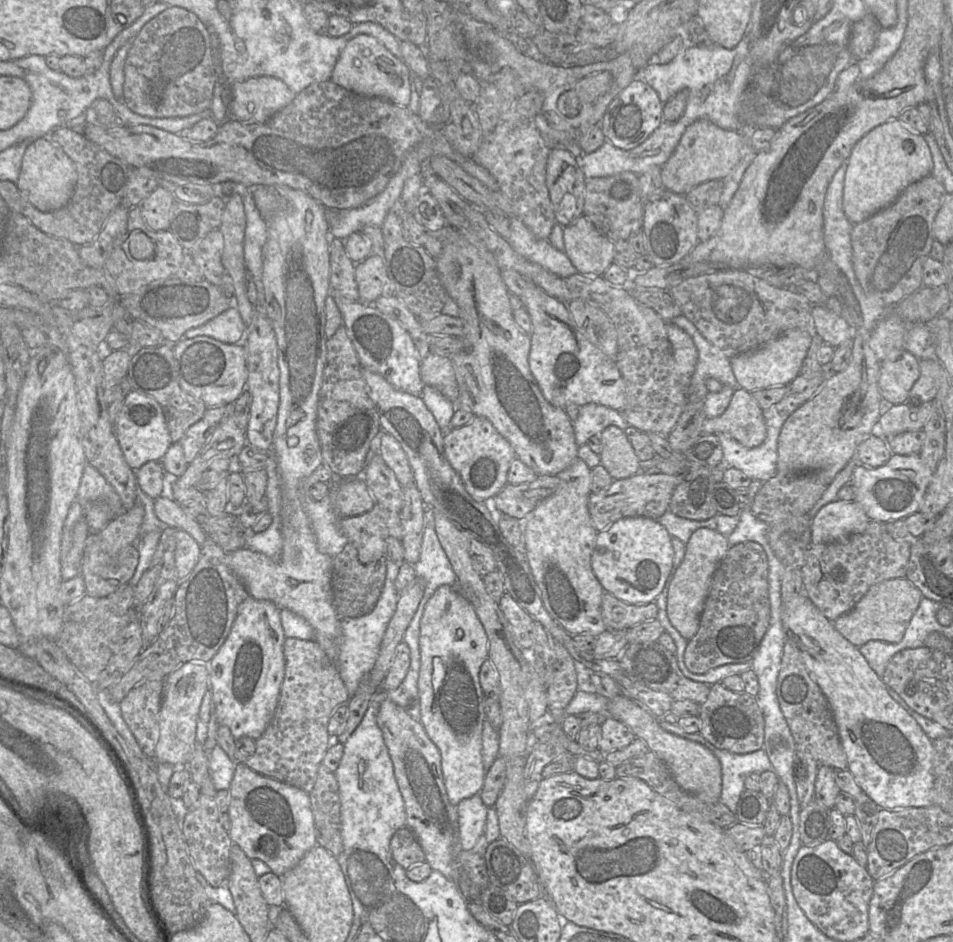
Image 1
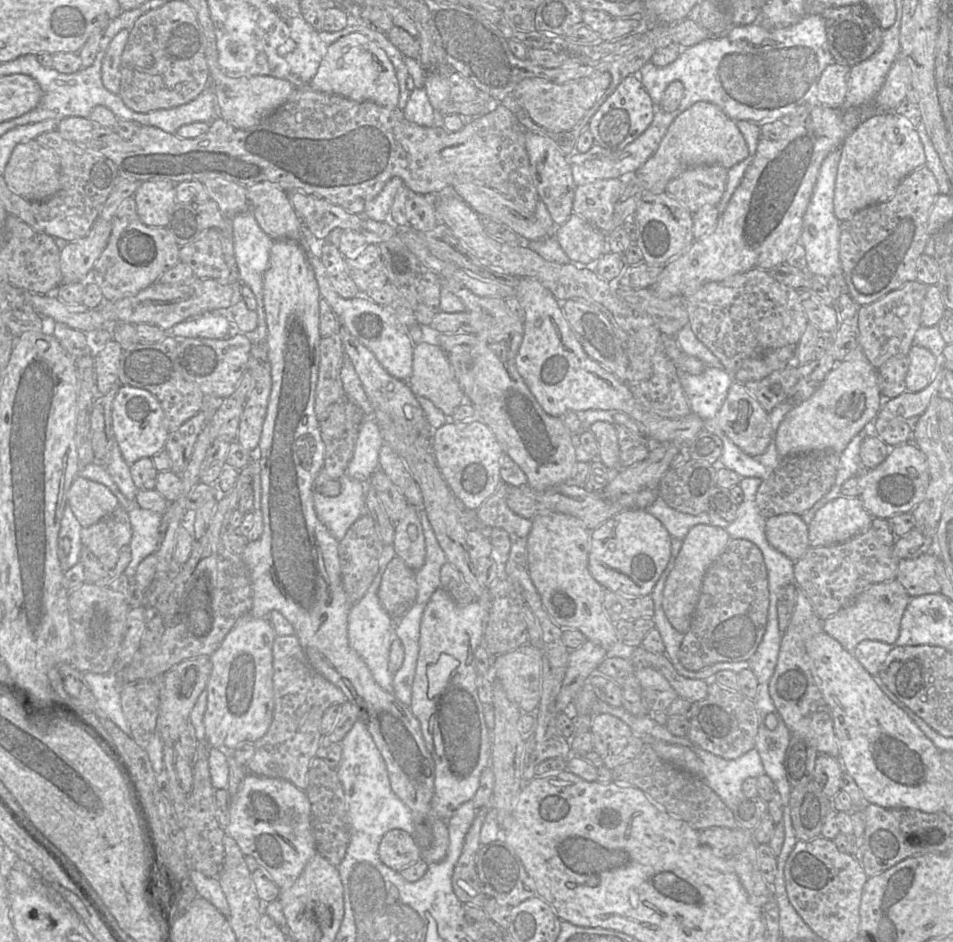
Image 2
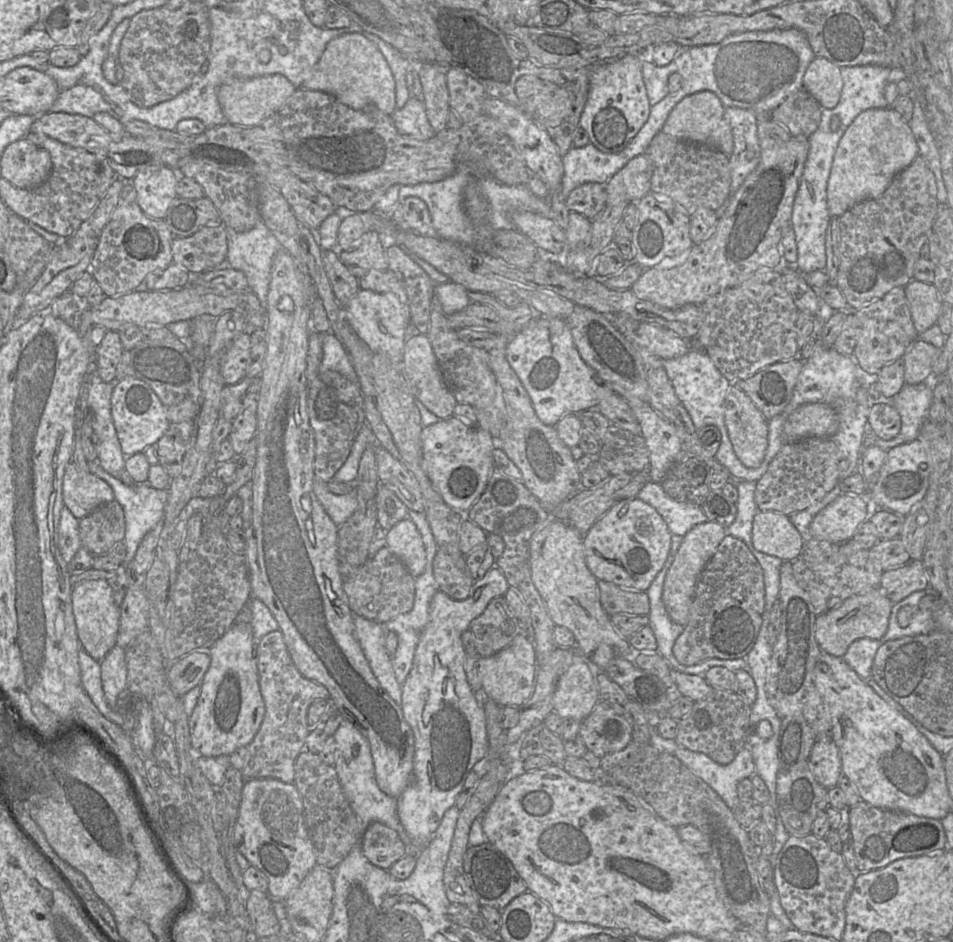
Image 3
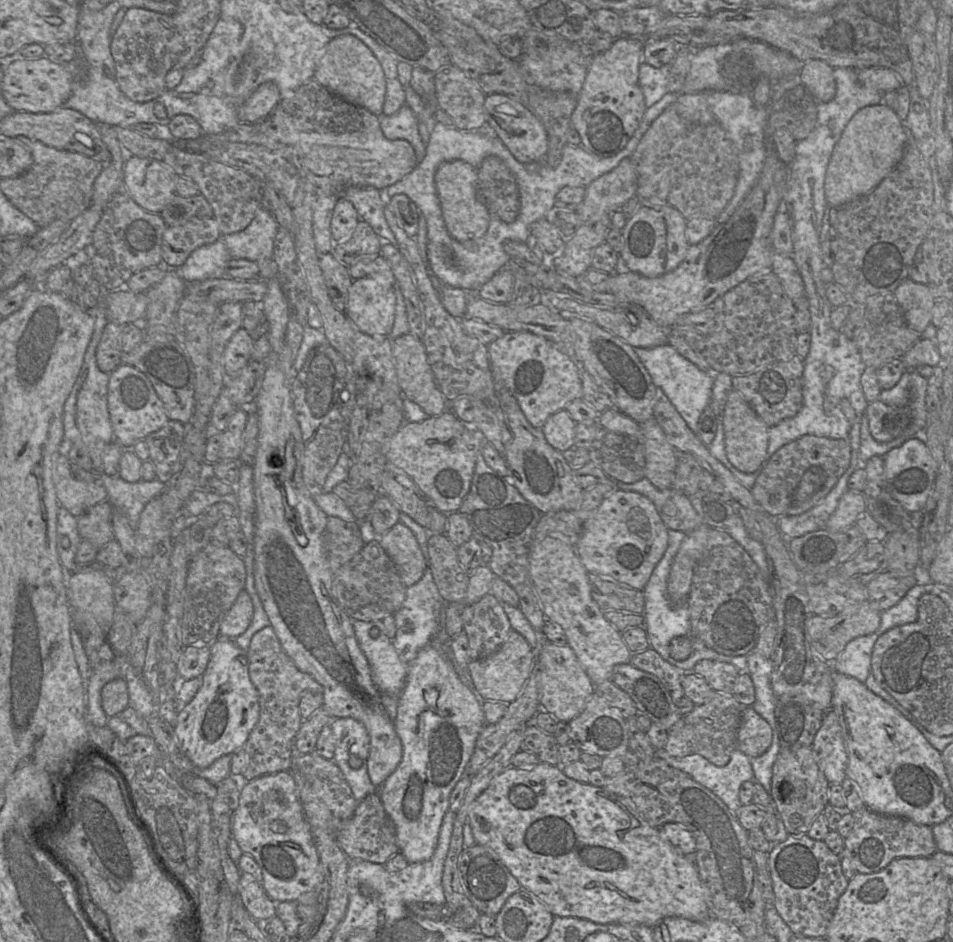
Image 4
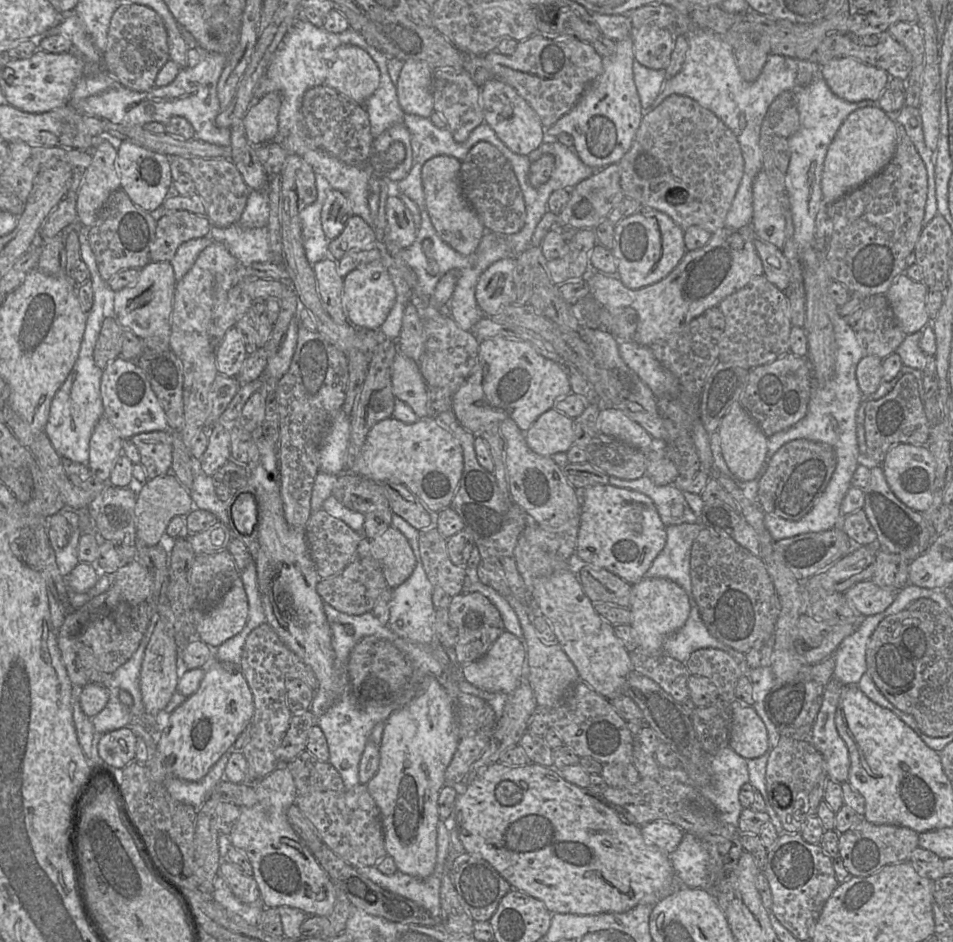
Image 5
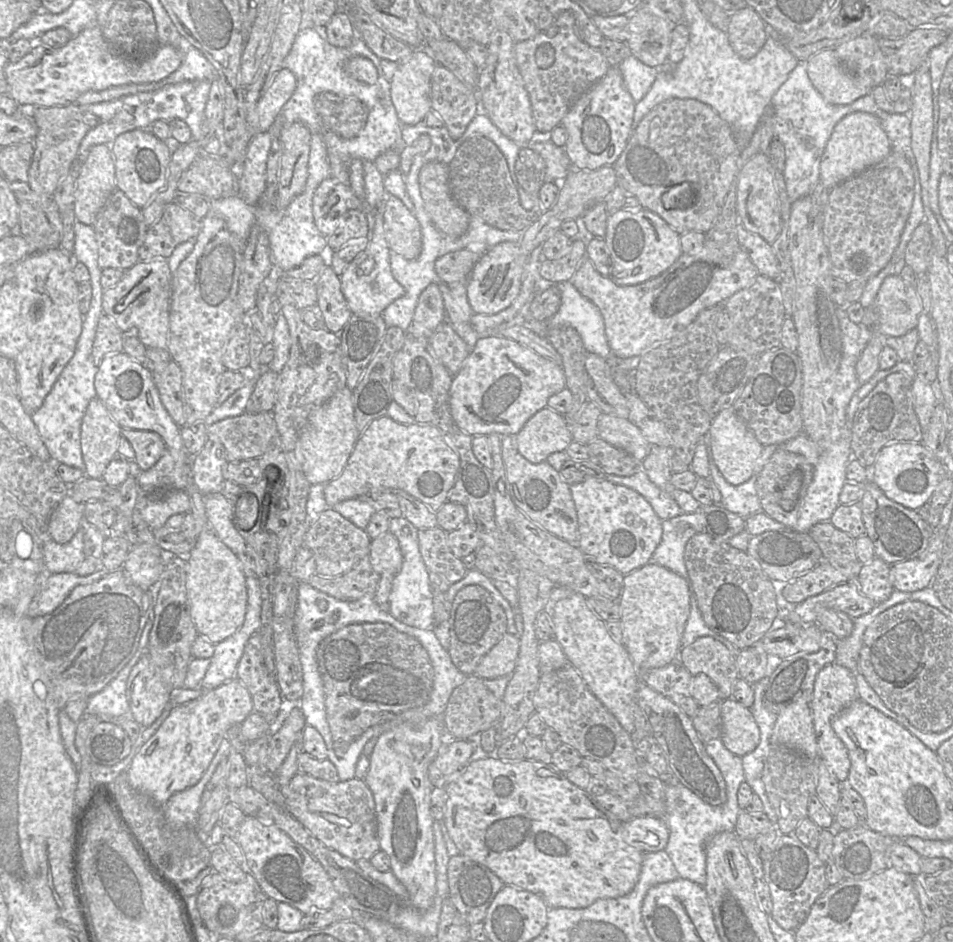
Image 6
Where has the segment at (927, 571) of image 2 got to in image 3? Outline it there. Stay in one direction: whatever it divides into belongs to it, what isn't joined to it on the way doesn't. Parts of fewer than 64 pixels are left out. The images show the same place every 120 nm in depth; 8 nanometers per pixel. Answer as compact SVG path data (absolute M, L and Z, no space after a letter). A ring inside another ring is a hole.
M911 560L907 564L884 571L879 584L879 588L893 604L928 586L930 584L921 560Z

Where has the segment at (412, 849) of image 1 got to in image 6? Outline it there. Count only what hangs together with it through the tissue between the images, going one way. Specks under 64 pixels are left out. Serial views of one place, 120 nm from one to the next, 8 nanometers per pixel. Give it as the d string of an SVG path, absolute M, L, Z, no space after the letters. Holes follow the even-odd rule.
M298 772L287 785L281 787L281 792L285 798L285 809L328 848L337 851L354 862L360 859L370 860L380 850L375 802L364 780L353 778L331 783Z

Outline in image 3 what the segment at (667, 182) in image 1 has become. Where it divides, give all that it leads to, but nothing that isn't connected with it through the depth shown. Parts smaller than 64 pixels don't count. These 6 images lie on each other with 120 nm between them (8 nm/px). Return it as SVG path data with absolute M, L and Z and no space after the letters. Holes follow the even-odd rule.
M701 91L683 98L670 112L662 131L674 138L716 148L728 157L734 149L734 139L729 122L724 117L725 107L711 91ZM647 154L631 159L605 183L607 205L616 205L622 201L637 203L651 193L652 174L653 164Z

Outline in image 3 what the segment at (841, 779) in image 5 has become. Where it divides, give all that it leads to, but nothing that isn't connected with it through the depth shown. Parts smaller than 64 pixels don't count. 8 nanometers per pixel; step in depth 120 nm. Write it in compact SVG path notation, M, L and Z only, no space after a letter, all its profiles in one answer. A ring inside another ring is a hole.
M821 736L814 744L809 768L815 779L827 790L838 786L843 775L840 752L831 736Z

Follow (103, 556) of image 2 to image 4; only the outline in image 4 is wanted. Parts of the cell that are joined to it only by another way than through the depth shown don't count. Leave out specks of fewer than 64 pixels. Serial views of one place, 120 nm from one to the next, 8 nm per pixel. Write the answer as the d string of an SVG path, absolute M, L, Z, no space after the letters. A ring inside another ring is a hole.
M109 501L87 509L78 518L78 532L82 540L88 540L98 549L115 540L112 527L113 506Z

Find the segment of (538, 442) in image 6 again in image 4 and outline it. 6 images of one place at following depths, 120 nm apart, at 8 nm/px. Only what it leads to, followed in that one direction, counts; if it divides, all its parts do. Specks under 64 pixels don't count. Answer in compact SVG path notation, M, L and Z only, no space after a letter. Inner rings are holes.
M565 409L550 415L541 428L547 442L559 451L575 445L576 421Z

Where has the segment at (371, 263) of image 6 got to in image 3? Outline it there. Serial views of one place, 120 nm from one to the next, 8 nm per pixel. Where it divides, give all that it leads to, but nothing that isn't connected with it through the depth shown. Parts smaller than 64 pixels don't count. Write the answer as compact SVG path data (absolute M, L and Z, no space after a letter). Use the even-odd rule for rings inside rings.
M359 289L344 306L344 309L352 329L373 352L402 360L405 345L406 311L394 295Z

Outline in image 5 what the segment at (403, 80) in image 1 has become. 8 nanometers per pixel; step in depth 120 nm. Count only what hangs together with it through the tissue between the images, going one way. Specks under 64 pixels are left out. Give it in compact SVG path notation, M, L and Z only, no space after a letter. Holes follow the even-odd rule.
M344 45L336 51L324 84L363 105L378 88L379 77L379 69L366 51Z

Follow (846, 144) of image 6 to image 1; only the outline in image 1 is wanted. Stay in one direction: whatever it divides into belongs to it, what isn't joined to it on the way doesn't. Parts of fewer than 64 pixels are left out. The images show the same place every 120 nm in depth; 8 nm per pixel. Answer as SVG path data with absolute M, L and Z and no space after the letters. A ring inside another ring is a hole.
M899 119L887 121L869 131L853 147L847 160L843 187L843 209L853 224L862 222L892 204L910 184L932 174L933 160L924 135L911 130Z

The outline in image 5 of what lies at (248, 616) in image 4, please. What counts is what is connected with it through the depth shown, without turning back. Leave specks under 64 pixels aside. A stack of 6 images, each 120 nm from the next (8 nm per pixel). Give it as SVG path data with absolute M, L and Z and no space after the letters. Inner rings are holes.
M239 577L223 599L203 614L196 624L196 637L216 649L243 630L247 616L248 600Z

